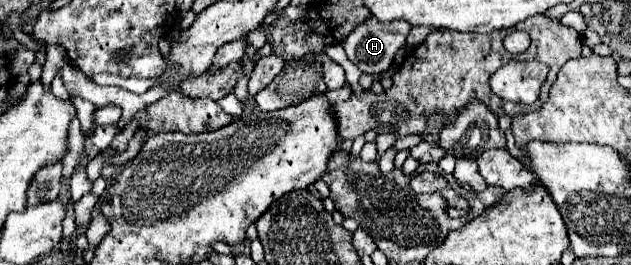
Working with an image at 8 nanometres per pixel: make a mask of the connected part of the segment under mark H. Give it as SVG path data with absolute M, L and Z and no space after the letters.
M369 17L343 39L343 49L363 73L379 75L391 67L397 51L405 47L409 33L411 23L407 21L383 23Z

